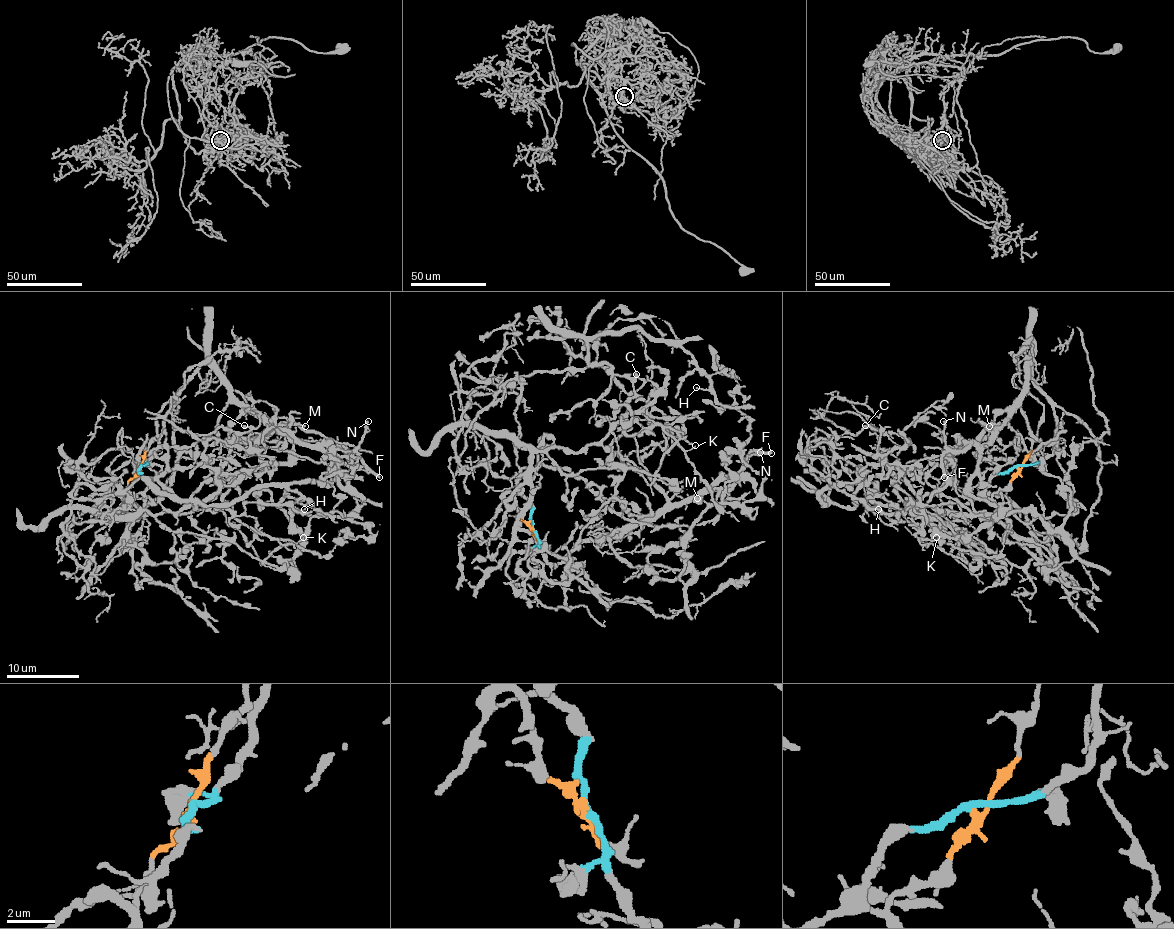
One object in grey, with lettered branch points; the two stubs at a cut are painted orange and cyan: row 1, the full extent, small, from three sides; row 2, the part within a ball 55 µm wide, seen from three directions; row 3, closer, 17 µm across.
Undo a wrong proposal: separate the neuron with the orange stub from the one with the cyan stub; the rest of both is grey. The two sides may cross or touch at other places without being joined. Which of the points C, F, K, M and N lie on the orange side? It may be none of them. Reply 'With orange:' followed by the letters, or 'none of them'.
With orange: C

